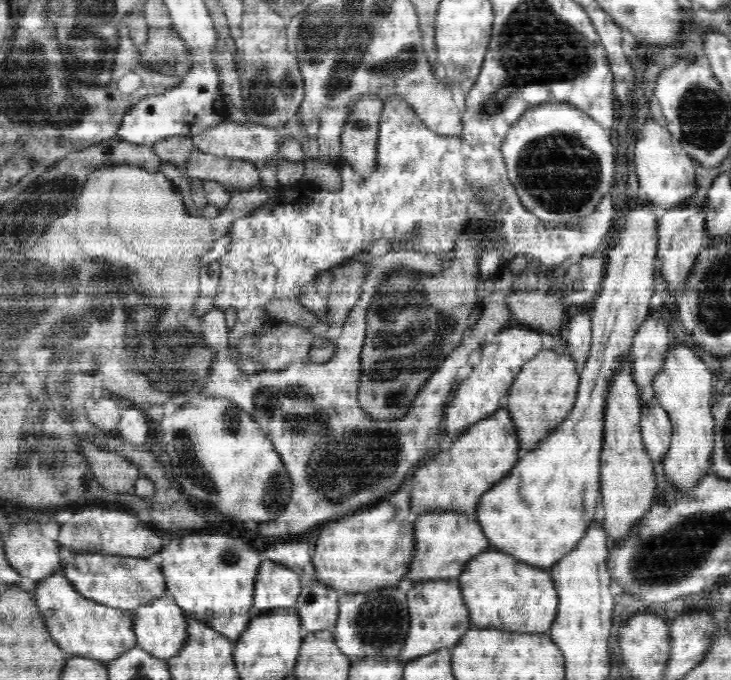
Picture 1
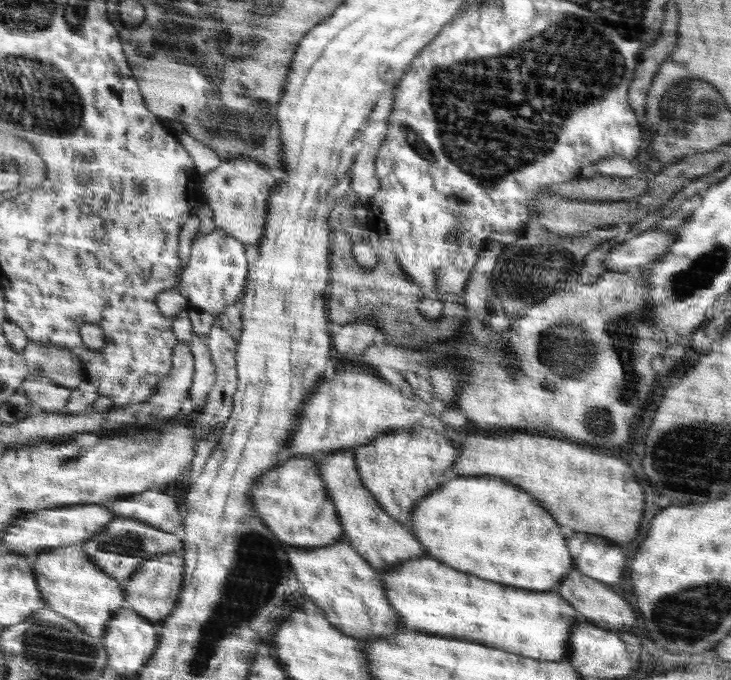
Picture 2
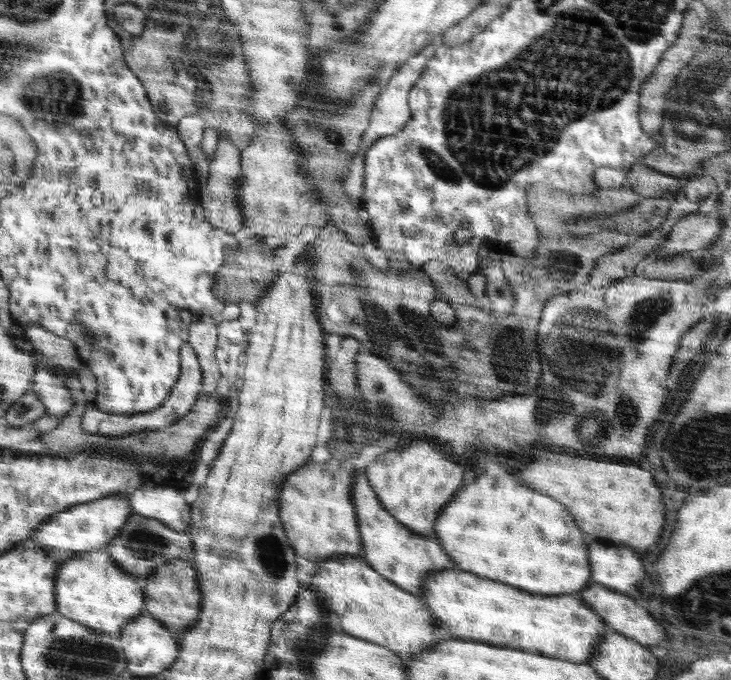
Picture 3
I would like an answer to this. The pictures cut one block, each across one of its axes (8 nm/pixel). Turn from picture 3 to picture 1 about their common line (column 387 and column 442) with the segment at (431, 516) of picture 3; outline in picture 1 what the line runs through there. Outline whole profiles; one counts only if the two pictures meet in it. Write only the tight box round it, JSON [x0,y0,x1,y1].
[411,406,521,516]

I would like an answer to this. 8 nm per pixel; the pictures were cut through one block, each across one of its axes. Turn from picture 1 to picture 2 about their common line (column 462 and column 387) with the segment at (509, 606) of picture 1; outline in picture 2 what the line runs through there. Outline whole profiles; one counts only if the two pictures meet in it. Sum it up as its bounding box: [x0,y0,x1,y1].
[379,556,585,660]

